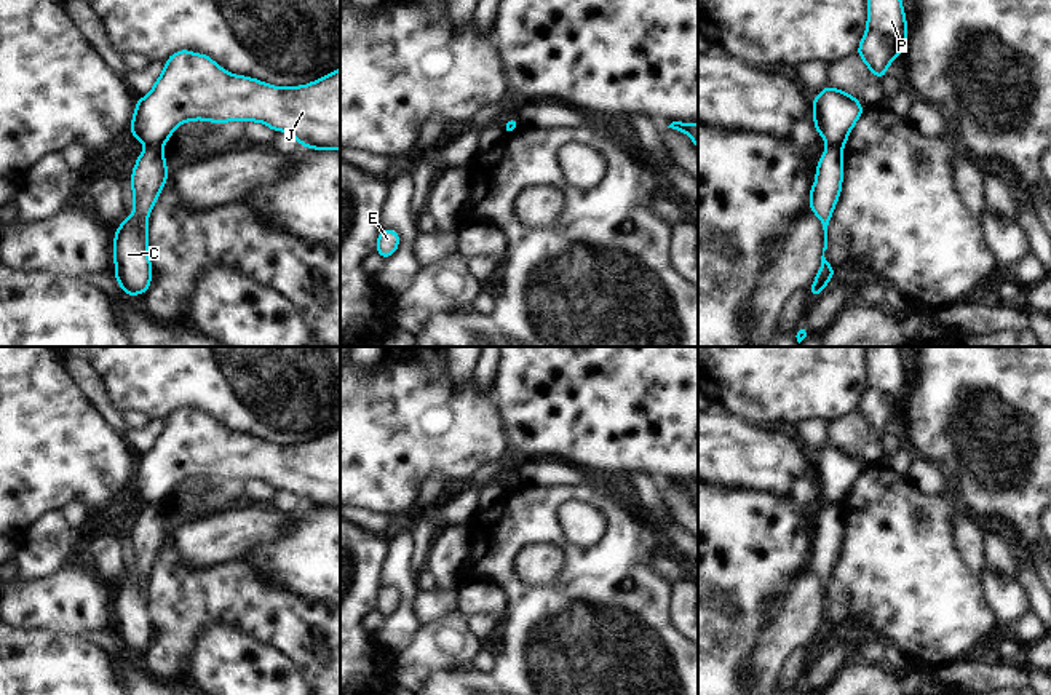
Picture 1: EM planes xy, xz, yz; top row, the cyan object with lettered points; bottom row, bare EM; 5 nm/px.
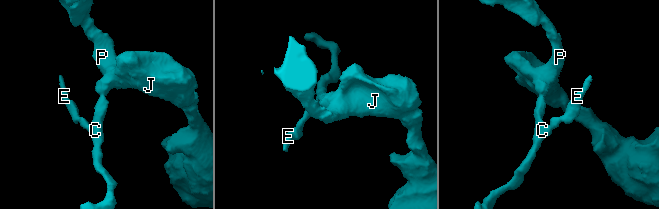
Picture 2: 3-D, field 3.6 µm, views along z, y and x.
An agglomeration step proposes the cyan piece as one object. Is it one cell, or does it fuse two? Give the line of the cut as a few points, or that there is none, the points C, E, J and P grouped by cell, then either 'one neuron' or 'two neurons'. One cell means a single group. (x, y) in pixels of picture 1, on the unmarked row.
cut xy (147, 504), (158, 505); groups C E / J P; two neurons

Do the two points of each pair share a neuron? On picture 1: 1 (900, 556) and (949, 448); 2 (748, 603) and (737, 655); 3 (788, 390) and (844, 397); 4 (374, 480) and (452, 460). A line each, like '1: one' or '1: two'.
1: one
2: one
3: one
4: one

